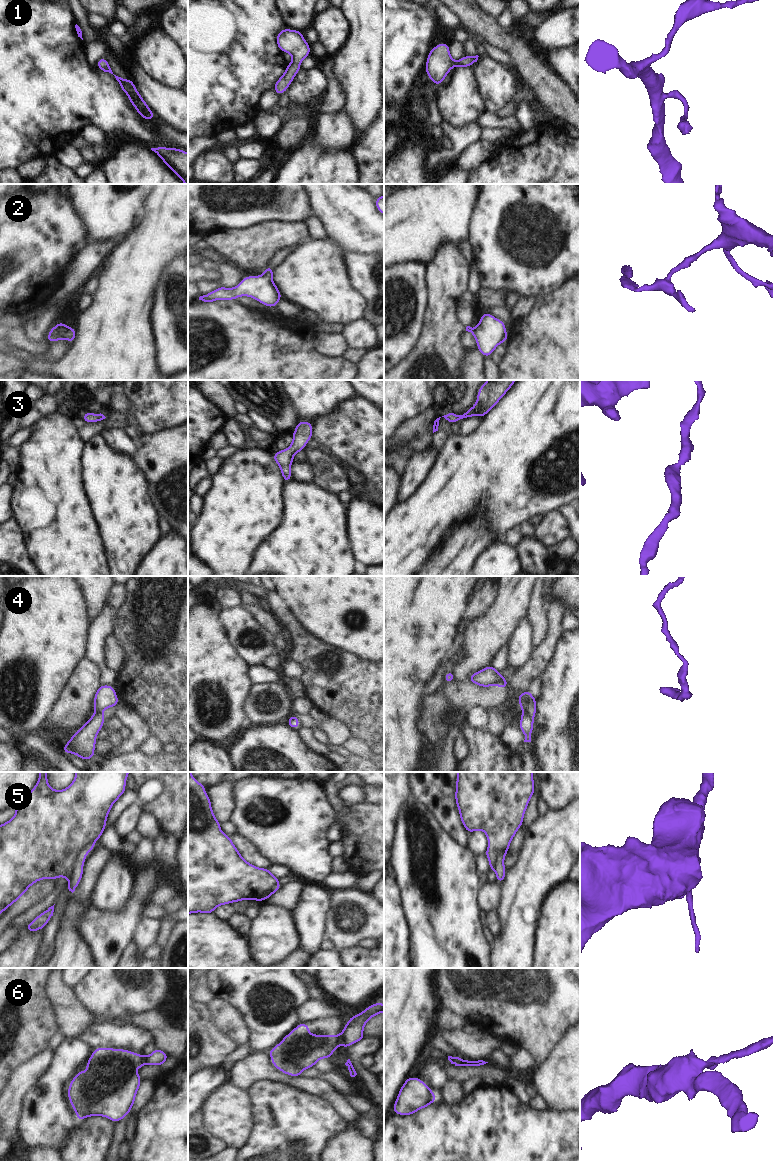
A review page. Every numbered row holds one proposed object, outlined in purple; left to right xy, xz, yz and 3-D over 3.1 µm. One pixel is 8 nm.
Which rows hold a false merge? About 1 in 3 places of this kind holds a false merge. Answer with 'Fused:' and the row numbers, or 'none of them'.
Fused: 4, 5, 6.

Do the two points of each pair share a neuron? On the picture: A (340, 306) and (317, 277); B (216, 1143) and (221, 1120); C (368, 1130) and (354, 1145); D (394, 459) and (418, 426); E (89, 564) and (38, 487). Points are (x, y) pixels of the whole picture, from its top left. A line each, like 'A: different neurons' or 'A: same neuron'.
A: same neuron
B: different neurons
C: different neurons
D: same neuron
E: same neuron

